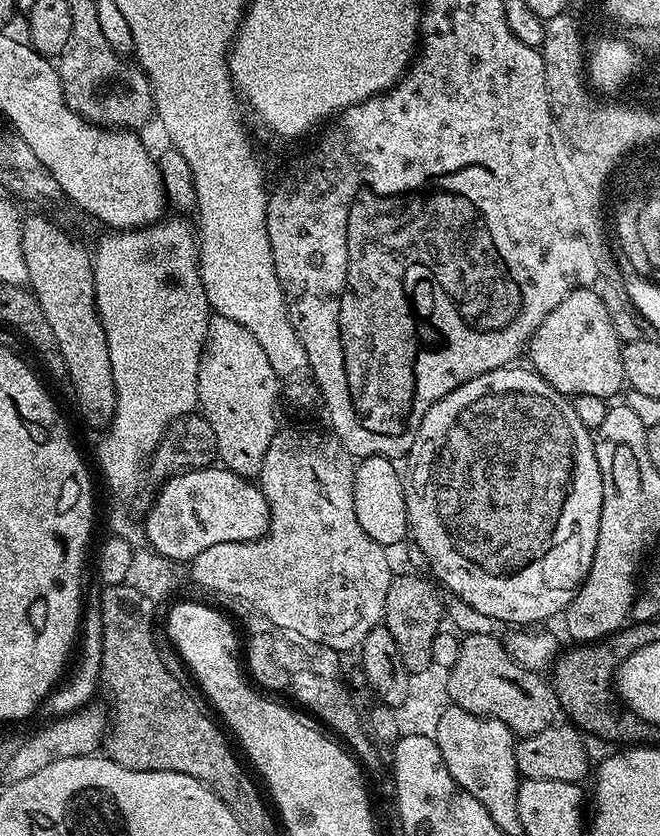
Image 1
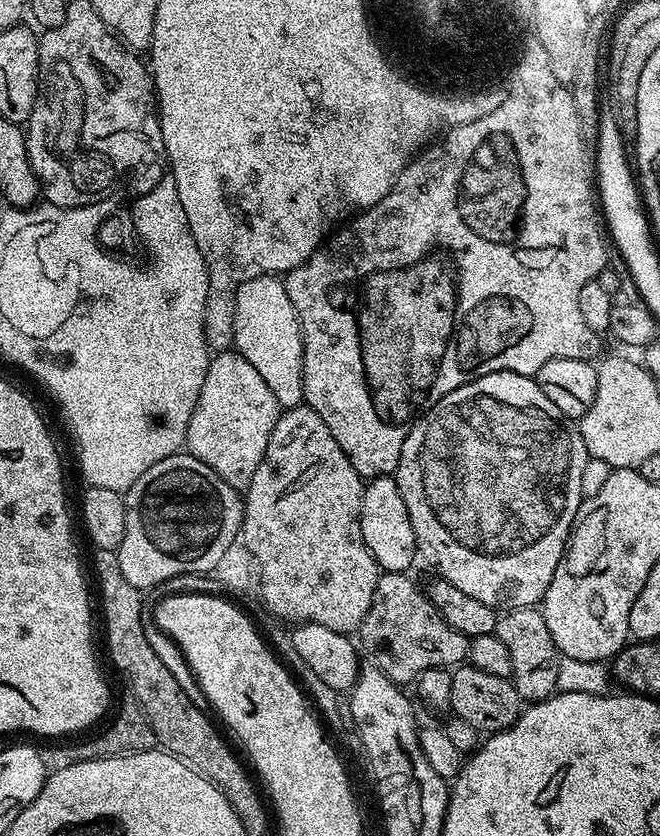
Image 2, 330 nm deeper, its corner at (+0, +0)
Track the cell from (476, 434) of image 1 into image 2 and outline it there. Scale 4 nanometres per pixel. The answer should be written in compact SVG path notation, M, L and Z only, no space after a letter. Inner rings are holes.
M491 372L470 381L466 386L458 386L458 390L446 394L413 424L402 446L394 475L398 490L402 490L402 502L406 502L406 511L410 513L410 526L414 526L416 551L436 567L435 575L450 582L450 586L458 586L462 594L470 594L470 598L486 602L486 606L507 610L531 608L543 601L554 578L554 570L558 570L558 562L564 557L564 545L568 542L568 535L572 533L572 523L580 509L580 502L586 495L584 471L588 464L590 465L590 457L579 427L564 416L562 410L558 410L558 406L554 406L550 398L546 398L546 394L542 394L533 377L513 372Z

